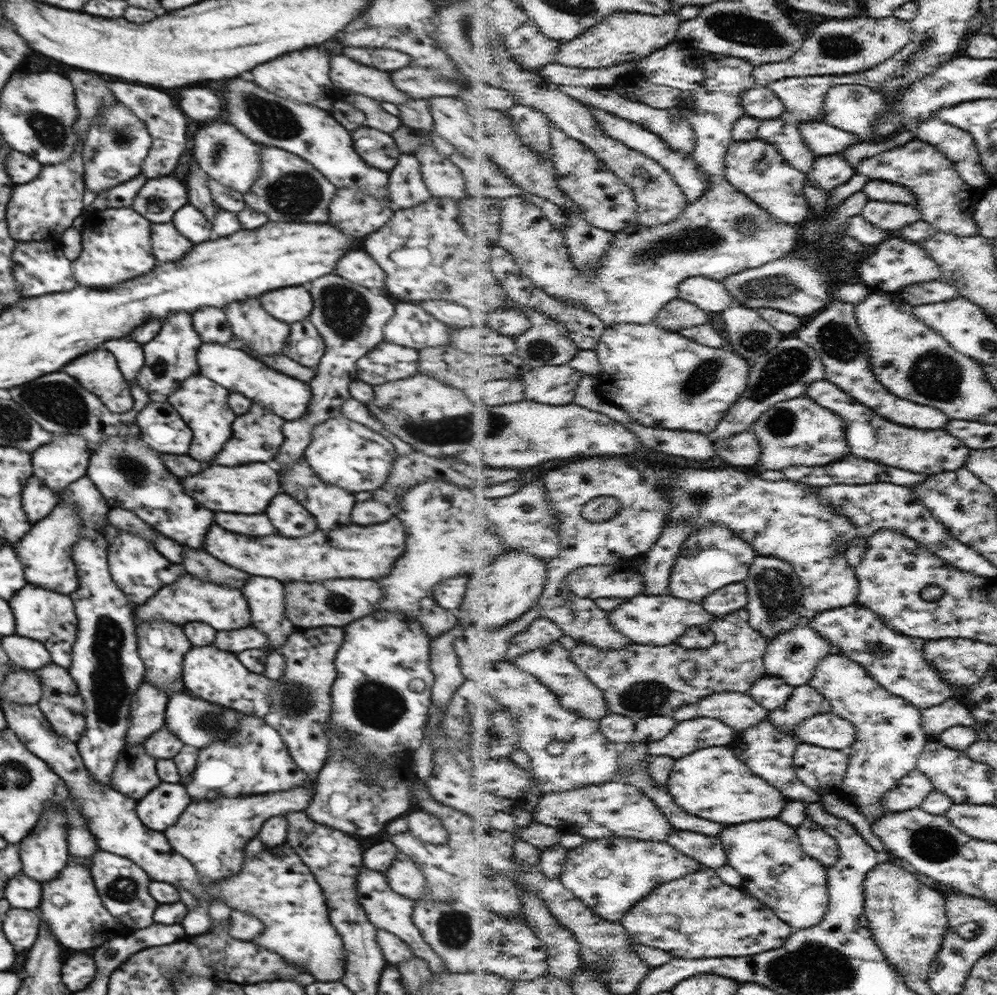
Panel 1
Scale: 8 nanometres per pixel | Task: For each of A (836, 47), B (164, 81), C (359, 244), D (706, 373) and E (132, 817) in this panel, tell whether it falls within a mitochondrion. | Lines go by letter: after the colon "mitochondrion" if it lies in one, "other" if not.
A: mitochondrion
B: other
C: other
D: mitochondrion
E: other

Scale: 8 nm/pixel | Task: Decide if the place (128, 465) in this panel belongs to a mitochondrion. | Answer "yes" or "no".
yes

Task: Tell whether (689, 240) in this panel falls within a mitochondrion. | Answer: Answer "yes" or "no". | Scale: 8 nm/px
yes

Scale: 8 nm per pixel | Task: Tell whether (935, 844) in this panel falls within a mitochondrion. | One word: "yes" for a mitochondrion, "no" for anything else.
yes

